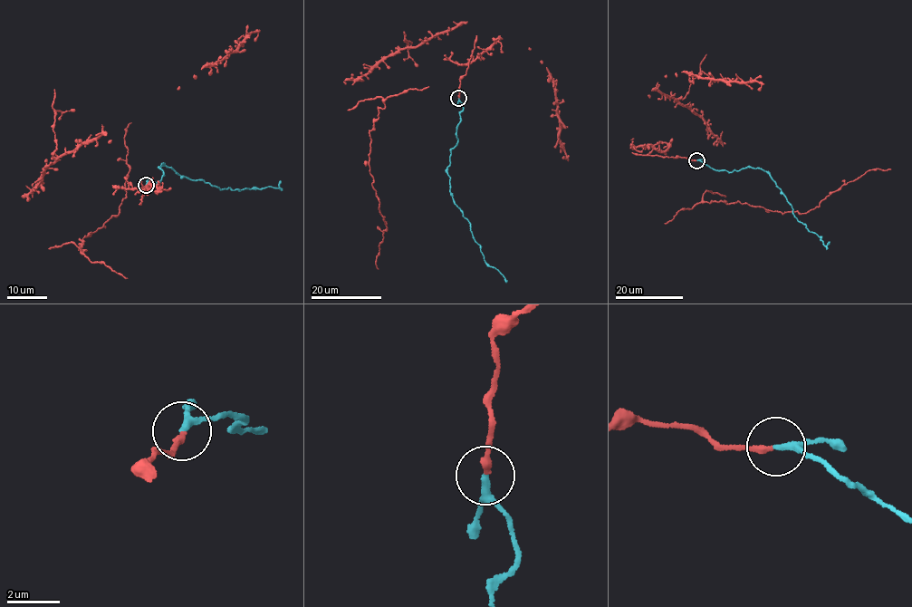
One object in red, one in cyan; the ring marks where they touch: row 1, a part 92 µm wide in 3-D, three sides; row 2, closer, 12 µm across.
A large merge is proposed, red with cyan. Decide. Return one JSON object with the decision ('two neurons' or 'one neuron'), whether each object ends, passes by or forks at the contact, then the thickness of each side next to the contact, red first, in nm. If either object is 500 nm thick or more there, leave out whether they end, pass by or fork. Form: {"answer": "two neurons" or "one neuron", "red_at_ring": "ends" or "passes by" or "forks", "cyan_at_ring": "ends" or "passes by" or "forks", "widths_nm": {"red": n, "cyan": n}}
{"answer": "one neuron", "red_at_ring": "ends", "cyan_at_ring": "passes by", "widths_nm": {"red": 240, "cyan": 200}}

